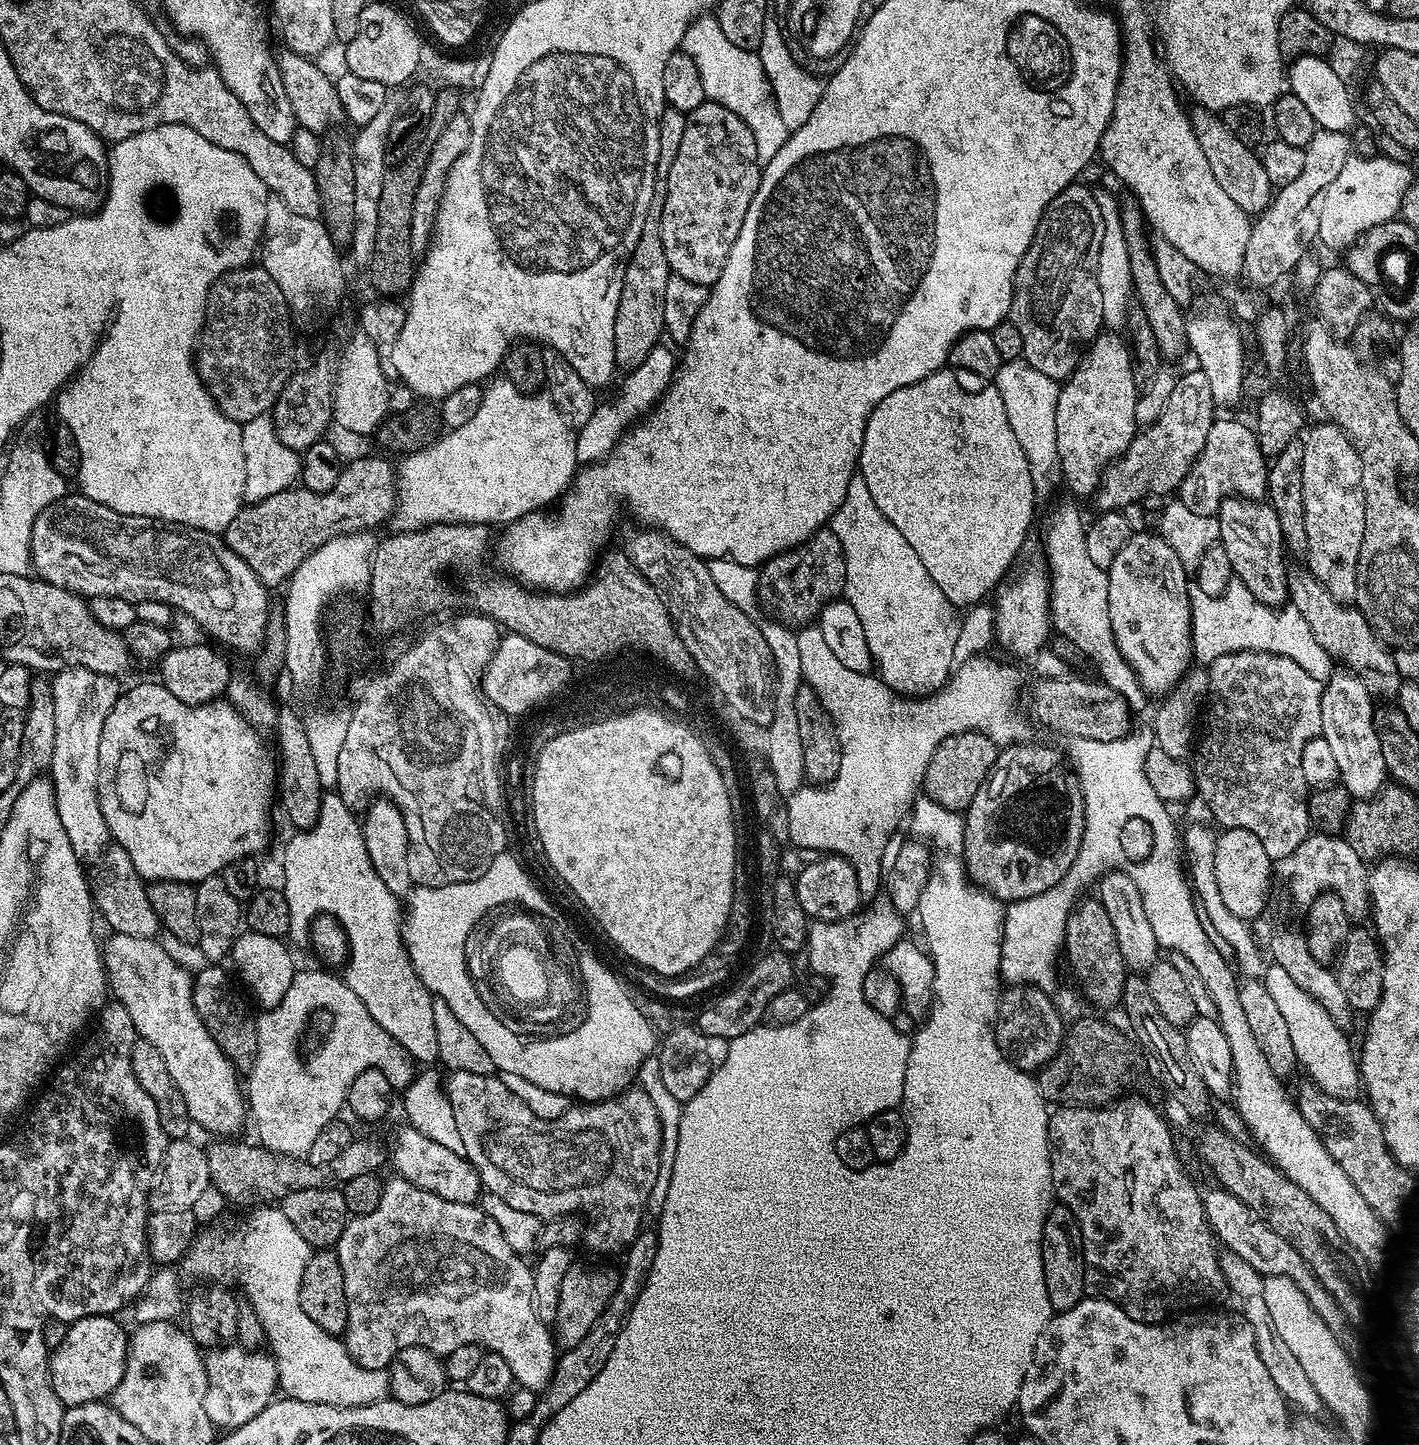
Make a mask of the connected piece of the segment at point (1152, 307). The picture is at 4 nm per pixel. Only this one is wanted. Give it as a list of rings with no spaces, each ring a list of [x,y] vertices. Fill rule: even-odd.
[[[1125,209],[1121,215],[1125,235],[1128,235],[1128,253],[1130,254],[1130,270],[1133,282],[1133,291],[1135,292],[1139,307],[1147,316],[1147,321],[1154,329],[1155,340],[1158,342],[1159,350],[1163,357],[1176,358],[1182,352],[1187,351],[1186,334],[1186,316],[1183,307],[1175,302],[1166,286],[1163,286],[1161,278],[1158,277],[1158,268],[1154,264],[1151,247],[1147,239],[1144,240],[1136,233],[1141,226],[1144,226],[1144,220],[1141,213],[1137,210]]]

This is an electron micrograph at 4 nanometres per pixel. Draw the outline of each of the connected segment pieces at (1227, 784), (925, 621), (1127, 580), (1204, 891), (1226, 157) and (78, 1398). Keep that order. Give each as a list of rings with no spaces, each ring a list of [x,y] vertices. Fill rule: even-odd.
[[[1231,652],[1222,654],[1222,658],[1214,658],[1214,662],[1207,665],[1208,673],[1208,694],[1206,697],[1206,719],[1202,724],[1202,735],[1194,748],[1194,788],[1202,799],[1208,803],[1208,808],[1212,811],[1214,819],[1220,823],[1221,829],[1241,828],[1254,834],[1258,842],[1262,842],[1262,847],[1273,862],[1280,860],[1287,861],[1293,852],[1298,850],[1298,846],[1307,836],[1310,835],[1310,821],[1308,819],[1308,802],[1306,797],[1309,795],[1309,785],[1304,783],[1304,775],[1300,769],[1300,759],[1302,758],[1302,746],[1310,742],[1315,736],[1320,735],[1322,730],[1322,694],[1324,693],[1324,684],[1321,681],[1310,678],[1298,662],[1294,662],[1285,656],[1270,654],[1269,652]]]
[[[859,474],[853,476],[850,486],[846,486],[846,498],[842,498],[842,506],[838,506],[832,516],[830,527],[834,534],[838,534],[838,542],[842,542],[846,558],[844,596],[848,604],[854,606],[858,622],[862,622],[866,646],[872,655],[875,671],[880,671],[885,685],[879,684],[868,672],[849,670],[842,666],[842,662],[830,654],[830,646],[826,646],[826,641],[822,639],[820,627],[804,626],[795,633],[794,650],[798,654],[803,683],[812,688],[814,694],[818,694],[838,730],[842,766],[833,784],[804,786],[787,797],[788,839],[800,848],[816,852],[812,854],[835,854],[849,860],[860,877],[863,899],[868,901],[874,899],[876,891],[879,888],[881,891],[882,888],[880,863],[884,860],[888,839],[899,826],[900,819],[907,814],[916,791],[921,791],[930,758],[943,740],[963,732],[981,732],[997,746],[1017,743],[1020,720],[1012,716],[1012,699],[1020,688],[1020,672],[1008,664],[991,660],[988,654],[974,656],[954,671],[950,663],[948,599],[934,578],[926,574],[926,566],[922,566],[922,558],[914,554],[910,542],[902,538],[902,530],[898,530],[898,526],[894,526],[894,522],[890,522],[882,510],[878,510],[870,489]],[[887,687],[904,696],[924,697],[921,700],[903,700]]]
[[[1137,531],[1122,546],[1118,558],[1106,569],[1109,578],[1110,626],[1117,648],[1137,674],[1138,682],[1156,698],[1172,691],[1193,663],[1191,606],[1188,604],[1189,573],[1184,571],[1178,554],[1155,531]]]
[[[1188,828],[1184,832],[1184,852],[1188,855],[1188,872],[1192,875],[1192,884],[1196,887],[1198,900],[1204,904],[1206,912],[1214,922],[1214,928],[1226,938],[1234,952],[1234,964],[1244,971],[1248,978],[1260,978],[1264,975],[1266,956],[1260,953],[1256,945],[1256,936],[1252,933],[1253,925],[1249,921],[1237,918],[1226,910],[1226,902],[1222,902],[1222,894],[1218,894],[1218,882],[1214,878],[1214,846],[1216,836],[1208,828]]]
[[[1197,107],[1195,111],[1191,113],[1190,123],[1198,144],[1202,146],[1202,154],[1206,154],[1206,162],[1210,162],[1214,182],[1218,182],[1218,186],[1222,186],[1226,195],[1249,217],[1256,218],[1266,213],[1272,205],[1274,185],[1266,174],[1263,159],[1229,130],[1217,113],[1202,107]]]
[[[115,1315],[87,1316],[67,1325],[68,1333],[51,1353],[48,1373],[54,1394],[66,1406],[95,1404],[111,1397],[112,1391],[122,1382],[128,1361],[129,1333],[124,1333]]]

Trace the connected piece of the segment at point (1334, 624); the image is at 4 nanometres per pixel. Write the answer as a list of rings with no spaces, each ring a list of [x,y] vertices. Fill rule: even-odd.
[[[1291,563],[1287,570],[1287,588],[1288,597],[1291,607],[1298,610],[1302,618],[1306,620],[1307,626],[1314,637],[1314,642],[1331,654],[1332,658],[1337,662],[1344,662],[1345,669],[1352,671],[1366,686],[1368,692],[1374,696],[1395,697],[1402,680],[1396,666],[1396,660],[1393,653],[1385,646],[1384,642],[1377,636],[1372,627],[1369,626],[1368,620],[1354,606],[1343,605],[1338,603],[1332,594],[1316,578],[1314,578],[1307,565],[1303,563]]]

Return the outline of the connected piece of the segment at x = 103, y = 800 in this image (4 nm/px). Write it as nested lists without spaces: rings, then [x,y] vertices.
[[[159,682],[140,684],[137,688],[125,691],[114,702],[110,714],[106,718],[106,726],[102,726],[102,742],[98,742],[98,802],[102,806],[102,818],[106,818],[109,837],[120,844],[130,854],[130,862],[134,862],[134,870],[144,881],[177,880],[183,884],[195,885],[201,880],[223,873],[227,864],[235,864],[237,860],[255,857],[255,852],[264,848],[268,840],[268,812],[266,806],[274,800],[265,796],[264,789],[268,784],[256,769],[256,756],[245,733],[245,717],[228,702],[213,702],[193,706],[186,702],[178,702],[174,694],[164,689]]]

